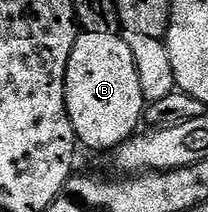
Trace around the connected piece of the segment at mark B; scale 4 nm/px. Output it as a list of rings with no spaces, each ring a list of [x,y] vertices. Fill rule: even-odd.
[[[88,28],[83,32],[77,33],[76,43],[70,52],[70,64],[66,68],[66,84],[64,85],[64,95],[66,96],[66,108],[70,116],[70,124],[74,124],[74,132],[76,133],[77,143],[81,147],[84,146],[88,150],[109,150],[115,151],[129,138],[133,137],[141,129],[142,119],[144,116],[145,100],[142,96],[142,84],[138,84],[138,68],[134,64],[134,52],[130,52],[130,44],[126,44],[126,40],[119,34],[112,34],[111,29],[108,28]]]

